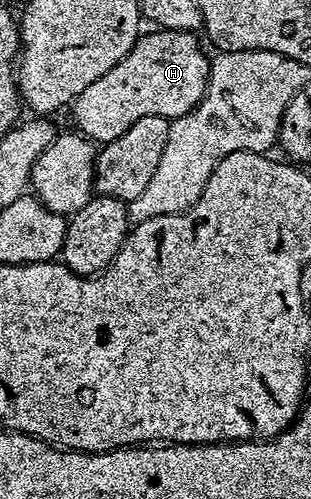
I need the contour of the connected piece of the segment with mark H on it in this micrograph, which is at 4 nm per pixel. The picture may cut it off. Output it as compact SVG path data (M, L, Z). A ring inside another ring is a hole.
M151 30L138 37L131 52L127 54L111 71L104 73L90 87L85 88L80 96L71 104L74 126L87 138L96 143L104 144L118 139L127 132L135 121L143 116L163 116L170 120L186 115L200 104L205 94L206 81L209 78L210 59L204 56L197 36L192 31L185 30Z

